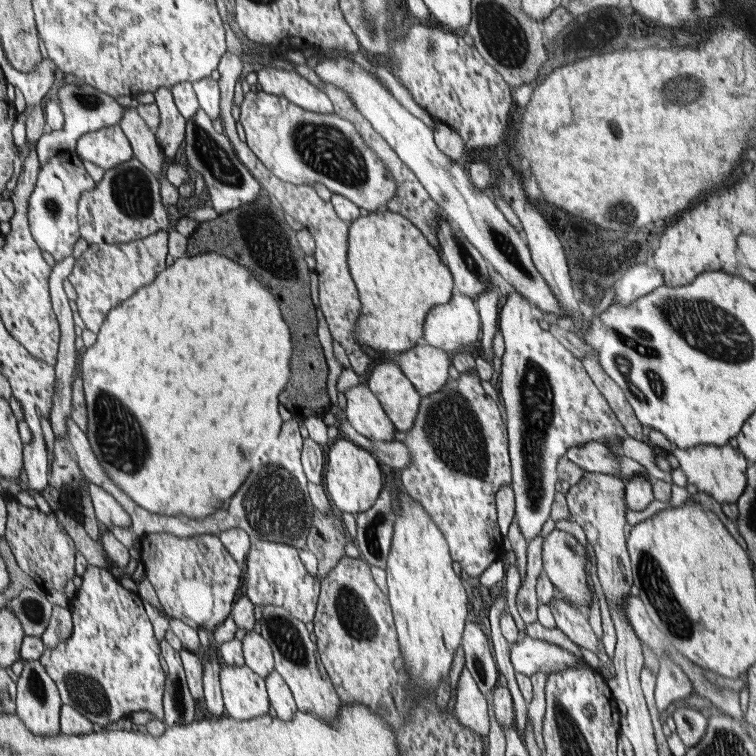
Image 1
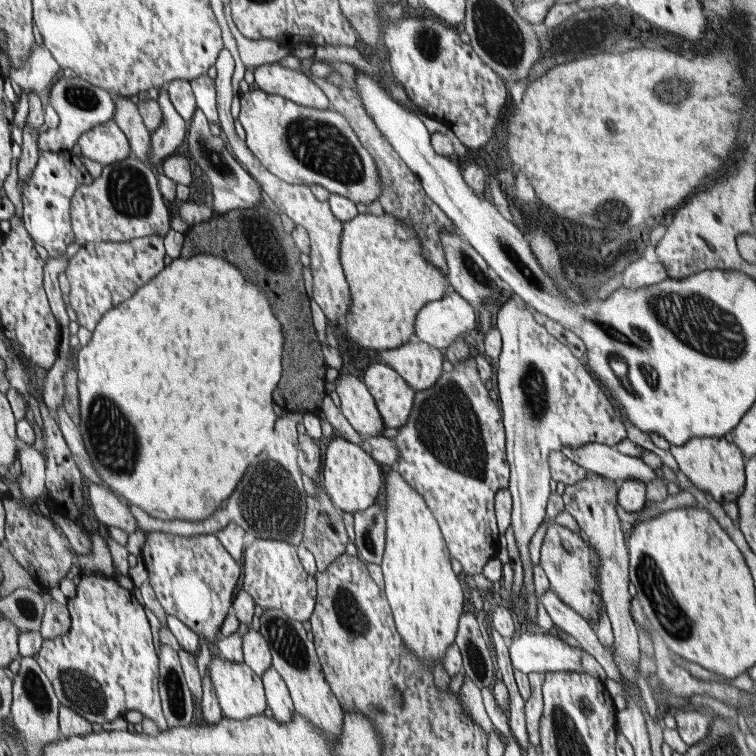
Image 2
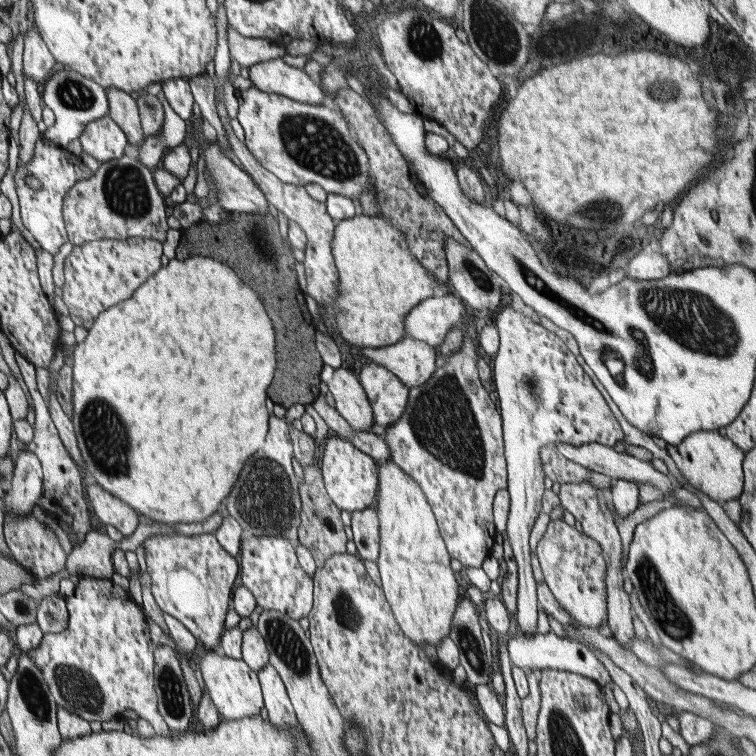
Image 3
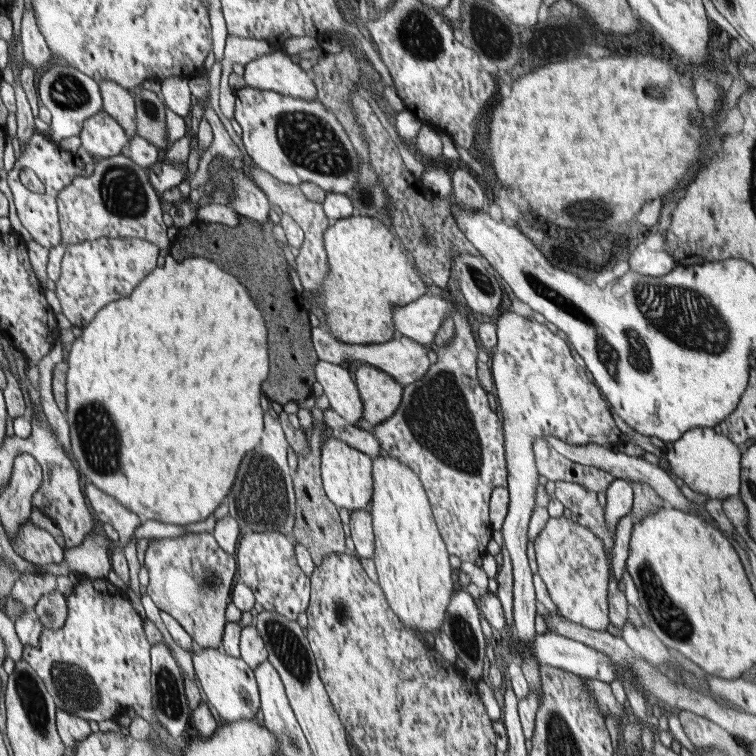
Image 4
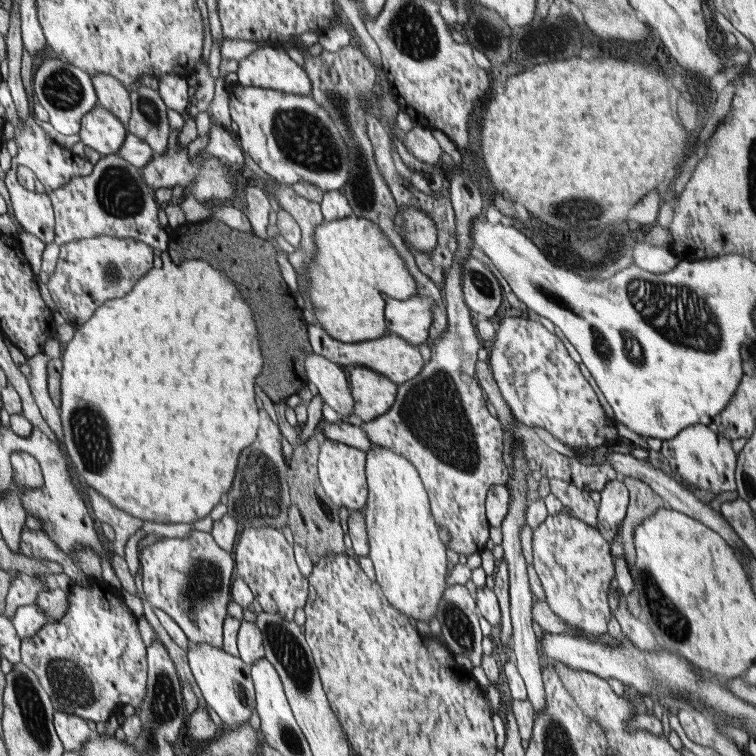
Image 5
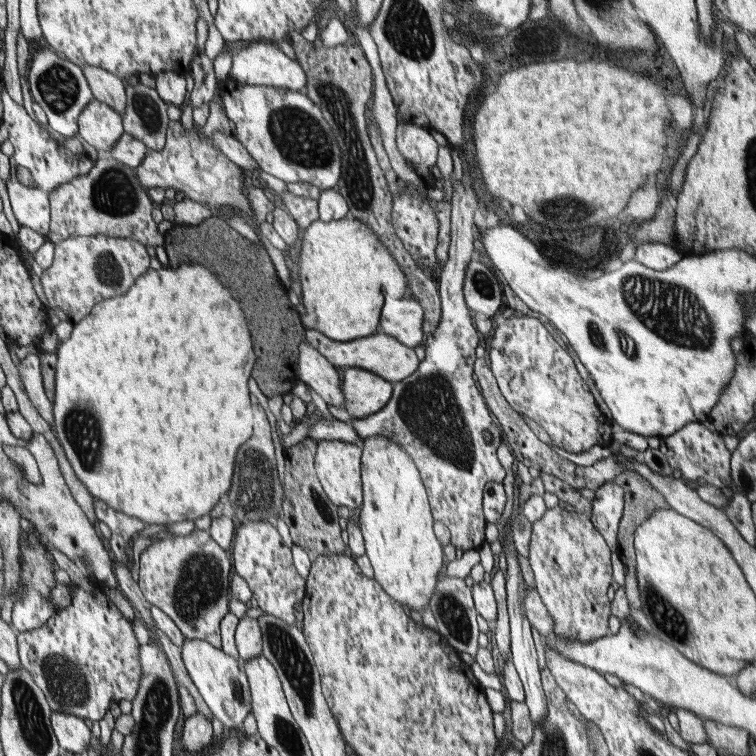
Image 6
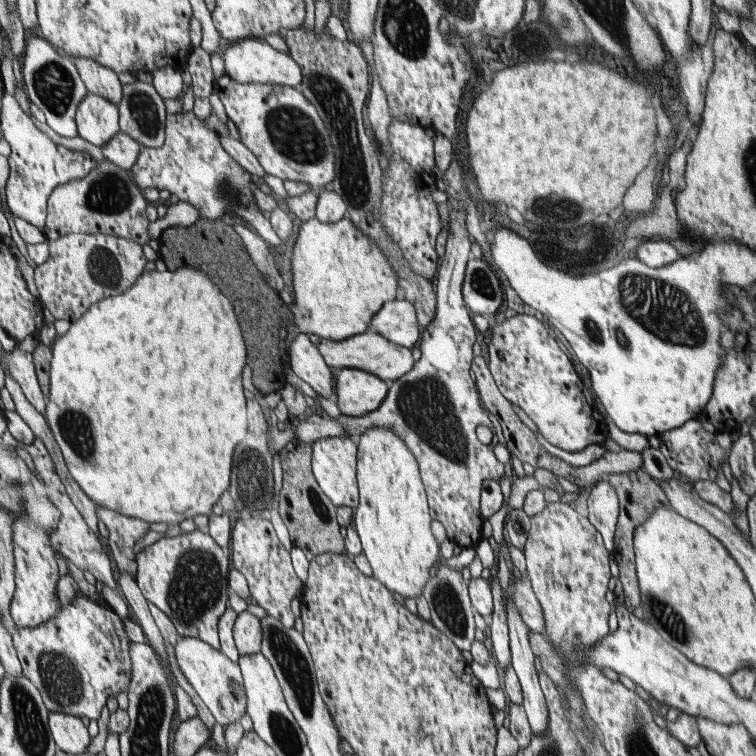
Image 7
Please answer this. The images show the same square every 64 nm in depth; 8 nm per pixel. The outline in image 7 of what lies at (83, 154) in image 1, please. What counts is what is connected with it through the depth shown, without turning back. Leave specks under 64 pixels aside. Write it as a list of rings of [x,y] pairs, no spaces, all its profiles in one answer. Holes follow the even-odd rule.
[[[85,92],[85,98],[79,100],[73,118],[79,138],[97,148],[119,134],[119,108],[101,96]]]

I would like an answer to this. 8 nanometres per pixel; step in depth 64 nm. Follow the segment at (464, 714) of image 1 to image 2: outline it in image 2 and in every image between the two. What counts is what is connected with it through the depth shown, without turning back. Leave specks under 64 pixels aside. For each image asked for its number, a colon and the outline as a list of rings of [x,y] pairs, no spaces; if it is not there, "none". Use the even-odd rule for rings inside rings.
2: [[[469,678],[463,680],[463,686],[461,686],[461,690],[459,690],[459,698],[463,700],[465,710],[469,712],[469,718],[471,718],[481,730],[485,730],[485,734],[491,734],[491,732],[497,734],[501,746],[507,746],[507,736],[489,722],[489,718],[487,718],[487,714],[485,714],[485,710],[483,710],[483,704],[481,704],[479,688],[477,688]]]

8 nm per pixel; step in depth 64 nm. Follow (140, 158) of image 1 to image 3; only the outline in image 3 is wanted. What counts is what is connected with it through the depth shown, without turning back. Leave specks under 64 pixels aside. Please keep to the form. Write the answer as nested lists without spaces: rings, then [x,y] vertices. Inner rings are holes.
[[[107,86],[105,112],[109,118],[115,120],[115,124],[119,124],[119,128],[123,128],[127,140],[131,140],[131,146],[137,146],[143,140],[143,130],[139,128],[139,108],[129,94],[119,88]]]

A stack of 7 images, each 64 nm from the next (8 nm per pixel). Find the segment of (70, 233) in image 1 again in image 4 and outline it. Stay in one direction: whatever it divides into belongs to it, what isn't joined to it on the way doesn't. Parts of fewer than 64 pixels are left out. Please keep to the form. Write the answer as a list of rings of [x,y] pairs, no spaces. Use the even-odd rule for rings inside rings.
[[[33,126],[33,132],[31,132],[31,138],[25,144],[19,144],[19,146],[21,146],[21,154],[15,158],[13,168],[7,172],[7,186],[11,190],[15,212],[17,212],[17,218],[21,220],[21,226],[29,232],[33,242],[37,242],[39,246],[49,250],[49,248],[59,244],[59,216],[57,216],[57,204],[55,204],[57,192],[63,190],[65,186],[69,186],[73,178],[87,178],[87,176],[91,176],[91,168],[93,166],[81,162],[77,156],[73,156],[67,150],[63,150],[61,146],[53,144],[53,140],[47,140],[43,136],[43,132],[39,132],[35,126]],[[21,168],[33,170],[33,174],[45,186],[43,194],[29,192],[27,188],[23,188],[19,184],[19,170]]]

